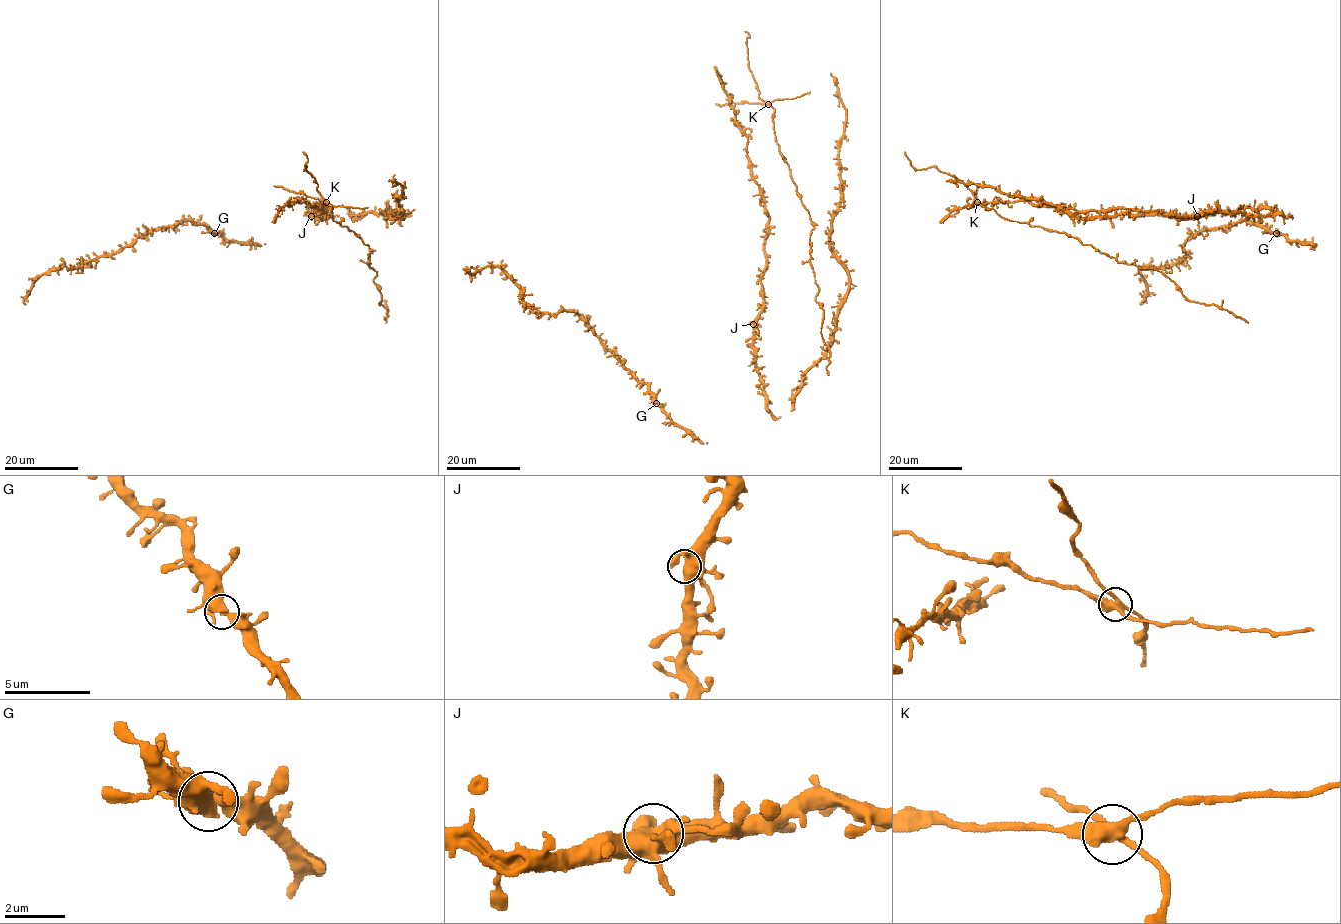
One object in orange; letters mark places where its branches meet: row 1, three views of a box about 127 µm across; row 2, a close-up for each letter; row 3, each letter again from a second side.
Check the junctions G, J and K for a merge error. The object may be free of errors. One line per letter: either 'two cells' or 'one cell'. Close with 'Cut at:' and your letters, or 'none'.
G: one cell
J: one cell
K: two cells
Cut at: K

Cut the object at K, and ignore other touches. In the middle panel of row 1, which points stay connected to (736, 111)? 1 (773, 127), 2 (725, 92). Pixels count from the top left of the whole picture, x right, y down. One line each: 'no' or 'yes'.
1: yes
2: yes

